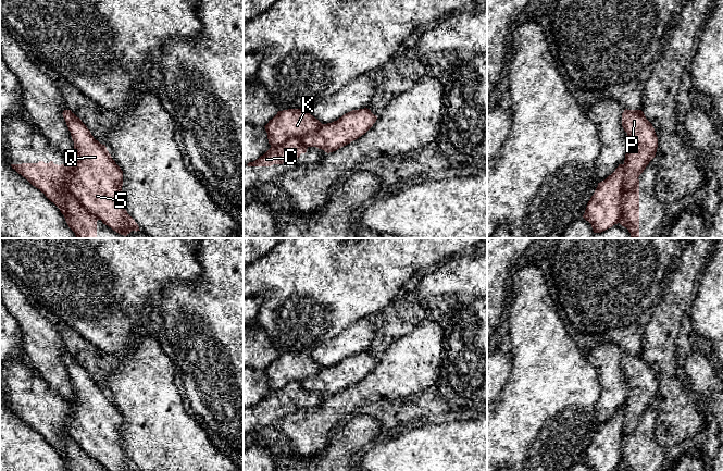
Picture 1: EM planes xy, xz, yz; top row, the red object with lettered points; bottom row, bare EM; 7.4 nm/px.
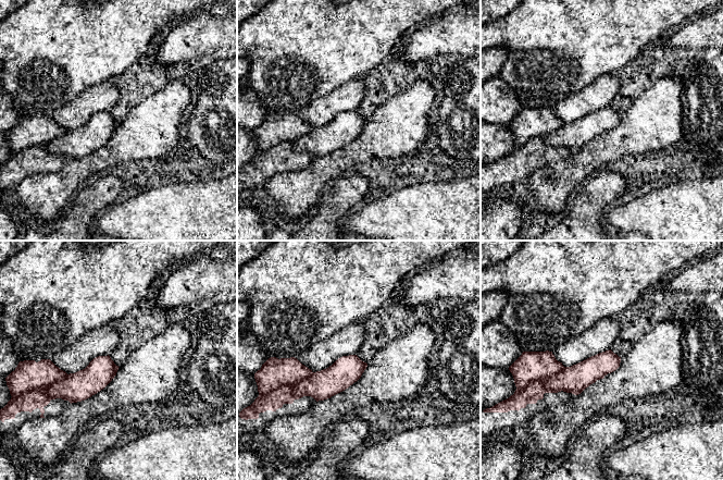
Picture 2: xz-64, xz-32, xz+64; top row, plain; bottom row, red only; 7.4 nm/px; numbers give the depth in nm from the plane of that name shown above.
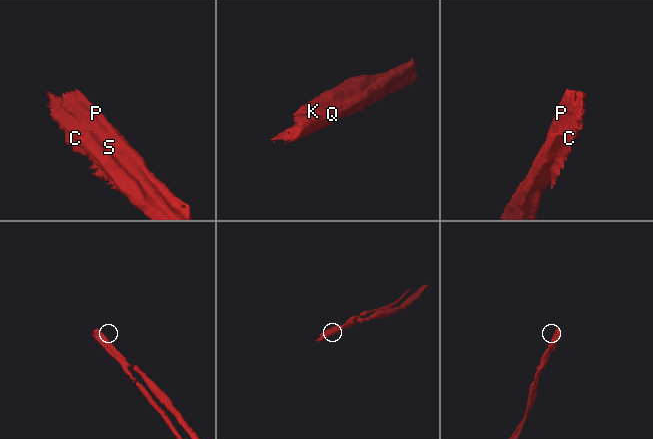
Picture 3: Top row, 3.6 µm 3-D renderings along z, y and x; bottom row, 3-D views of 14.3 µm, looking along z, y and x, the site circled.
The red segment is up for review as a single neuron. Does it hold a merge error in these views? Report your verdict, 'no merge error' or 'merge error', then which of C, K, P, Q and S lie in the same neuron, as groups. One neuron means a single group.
merge error | C P Q S / K

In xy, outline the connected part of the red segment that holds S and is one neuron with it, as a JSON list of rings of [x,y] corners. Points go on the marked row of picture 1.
[[[64,110],[62,114],[75,149],[74,158],[68,160],[71,171],[66,179],[67,188],[63,191],[65,209],[61,211],[68,227],[77,238],[97,238],[98,220],[124,236],[132,231],[140,231],[138,224],[124,209],[123,171],[112,159],[105,145],[96,140],[87,126],[71,110]]]

